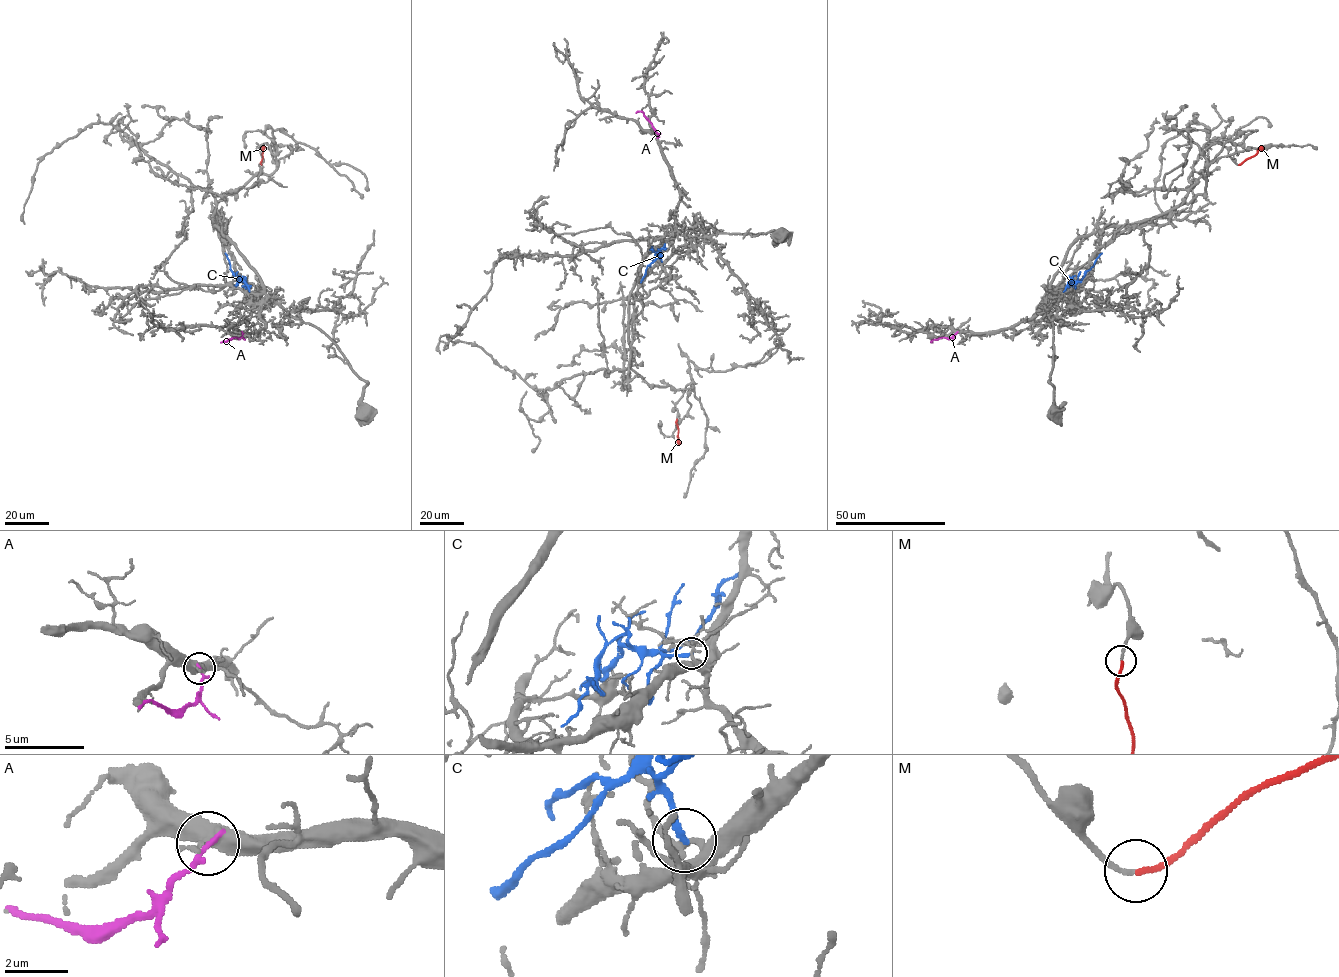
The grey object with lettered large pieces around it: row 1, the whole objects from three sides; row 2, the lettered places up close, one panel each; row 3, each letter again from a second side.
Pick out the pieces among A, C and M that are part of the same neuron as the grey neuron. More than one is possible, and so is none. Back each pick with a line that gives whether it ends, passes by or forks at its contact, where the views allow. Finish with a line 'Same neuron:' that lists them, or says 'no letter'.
M: It ends there
Same neuron: M

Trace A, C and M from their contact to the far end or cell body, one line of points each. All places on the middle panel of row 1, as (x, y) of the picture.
A: (657, 137), (643, 113), (636, 113)
C: (662, 262), (658, 257), (648, 265), (640, 282)
M: (677, 419), (680, 443)

